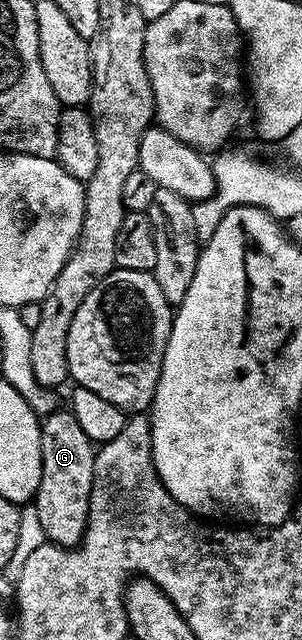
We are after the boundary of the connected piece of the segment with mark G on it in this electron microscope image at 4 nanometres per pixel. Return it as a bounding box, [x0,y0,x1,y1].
[34,407,96,549]

